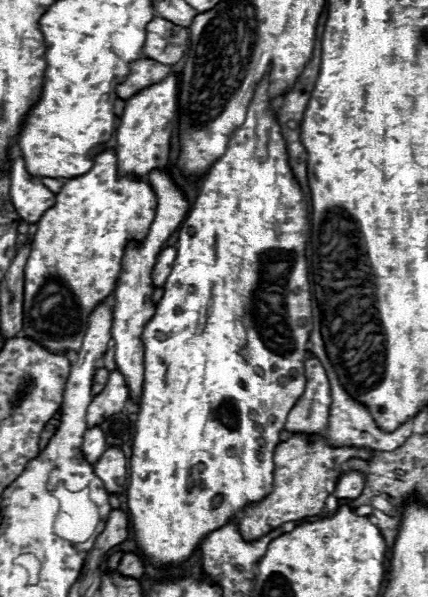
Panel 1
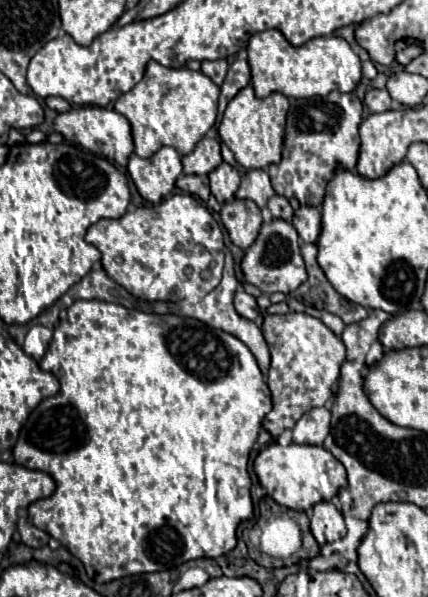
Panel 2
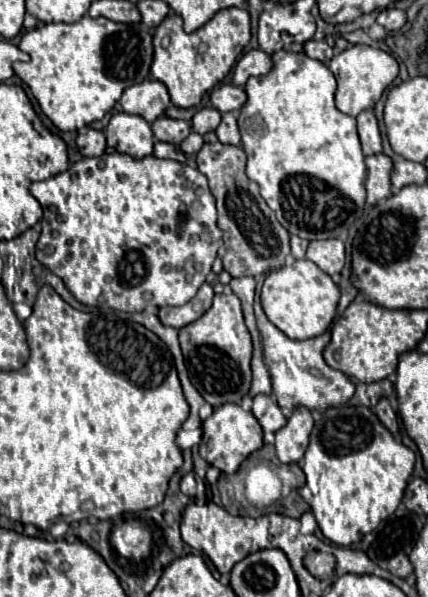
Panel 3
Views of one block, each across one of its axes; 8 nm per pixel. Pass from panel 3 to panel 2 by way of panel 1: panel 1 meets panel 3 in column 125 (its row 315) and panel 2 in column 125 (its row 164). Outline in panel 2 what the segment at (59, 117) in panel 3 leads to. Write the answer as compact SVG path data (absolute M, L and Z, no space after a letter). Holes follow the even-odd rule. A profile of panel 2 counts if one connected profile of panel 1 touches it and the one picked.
M148 62L144 78L114 102L114 110L124 114L132 126L134 152L150 158L160 146L172 146L180 156L190 154L196 142L214 126L218 116L220 88L202 72L188 68L166 68Z

